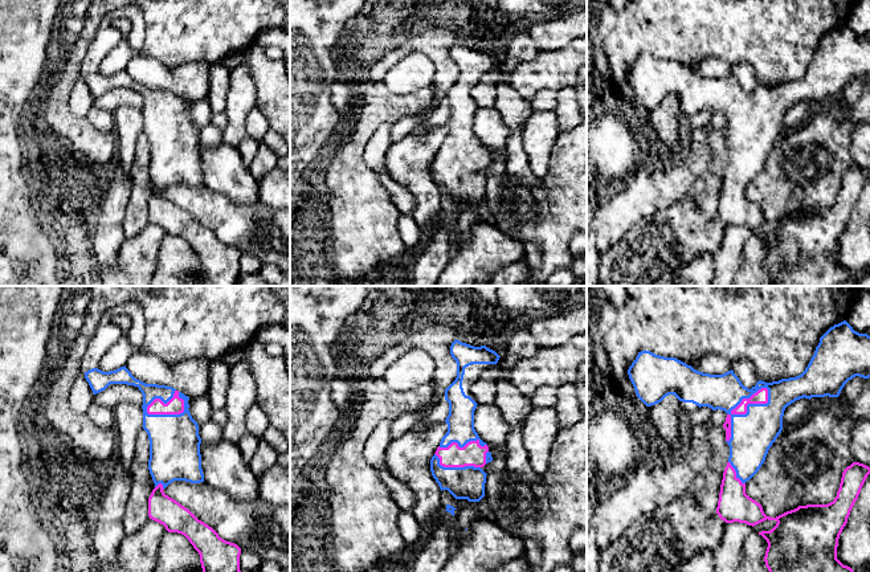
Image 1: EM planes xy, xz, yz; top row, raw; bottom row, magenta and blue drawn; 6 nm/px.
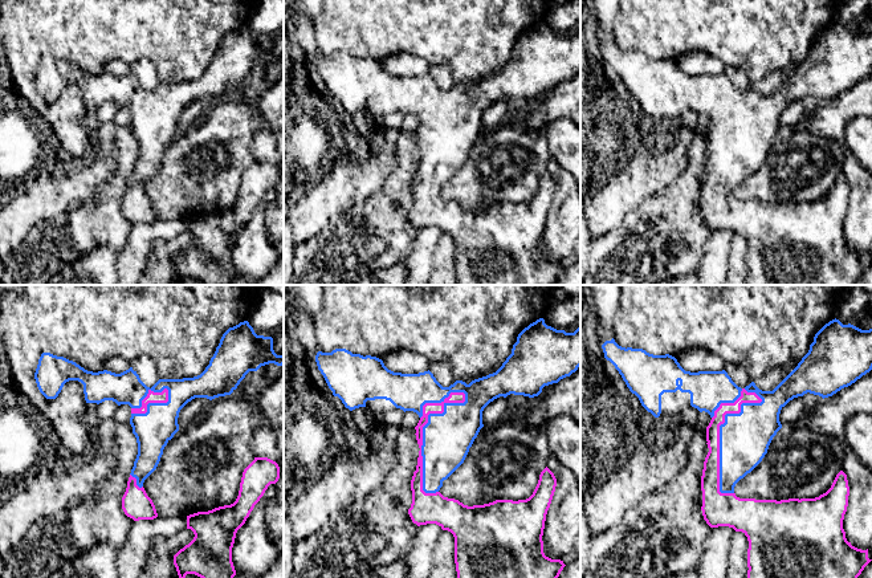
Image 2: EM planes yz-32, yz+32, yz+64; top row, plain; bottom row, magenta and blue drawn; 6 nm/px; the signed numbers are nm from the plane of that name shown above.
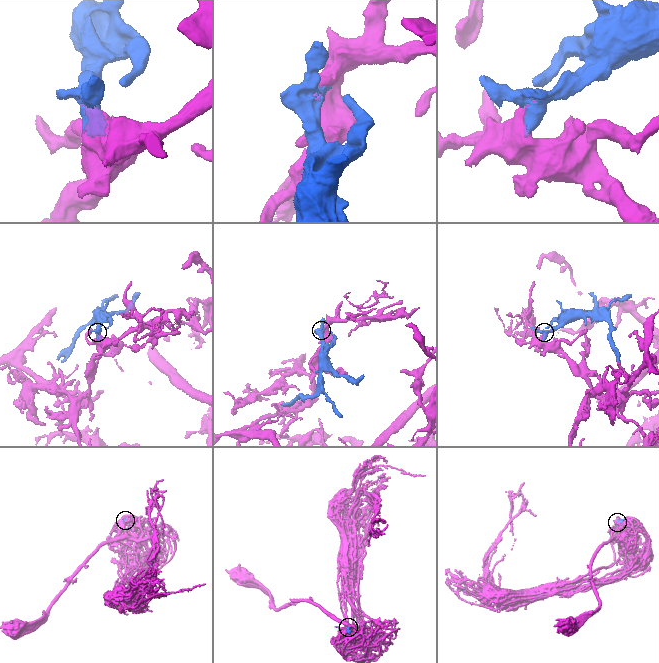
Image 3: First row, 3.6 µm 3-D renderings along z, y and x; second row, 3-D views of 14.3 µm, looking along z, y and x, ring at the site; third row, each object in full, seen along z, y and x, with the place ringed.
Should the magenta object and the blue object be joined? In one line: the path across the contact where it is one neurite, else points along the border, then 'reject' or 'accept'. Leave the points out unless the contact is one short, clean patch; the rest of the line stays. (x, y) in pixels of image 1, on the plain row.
reject

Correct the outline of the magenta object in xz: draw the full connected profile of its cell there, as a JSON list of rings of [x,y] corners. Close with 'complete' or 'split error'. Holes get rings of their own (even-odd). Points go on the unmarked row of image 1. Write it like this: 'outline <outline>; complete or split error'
outline [[[479,143],[467,146],[459,151],[457,146],[452,146],[448,151],[437,151],[436,159],[444,171],[483,171],[486,168],[486,156],[489,150],[481,150]]]; complete

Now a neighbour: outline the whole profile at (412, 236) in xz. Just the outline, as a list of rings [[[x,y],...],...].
[[[400,214],[397,221],[400,237],[408,249],[418,249],[424,244],[425,236],[412,214]]]

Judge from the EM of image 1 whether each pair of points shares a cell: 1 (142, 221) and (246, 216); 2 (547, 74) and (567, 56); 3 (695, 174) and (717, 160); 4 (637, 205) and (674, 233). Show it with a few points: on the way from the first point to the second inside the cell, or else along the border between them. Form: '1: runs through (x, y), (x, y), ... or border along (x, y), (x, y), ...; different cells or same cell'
1: runs through (143, 184), (148, 172), (166, 172), (209, 208); same cell
2: runs through (552, 69), (562, 61); same cell
3: border along (705, 171), (685, 195); different cells
4: border along (669, 203), (640, 219), (625, 233); different cells

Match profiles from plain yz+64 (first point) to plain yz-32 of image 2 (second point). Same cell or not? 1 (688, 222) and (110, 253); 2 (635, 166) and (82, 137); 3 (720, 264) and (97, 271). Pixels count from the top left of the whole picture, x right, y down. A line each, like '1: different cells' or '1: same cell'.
1: different cells
2: different cells
3: different cells

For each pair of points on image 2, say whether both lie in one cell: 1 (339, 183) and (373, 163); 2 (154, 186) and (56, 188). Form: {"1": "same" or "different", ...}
{"1": "same", "2": "different"}

